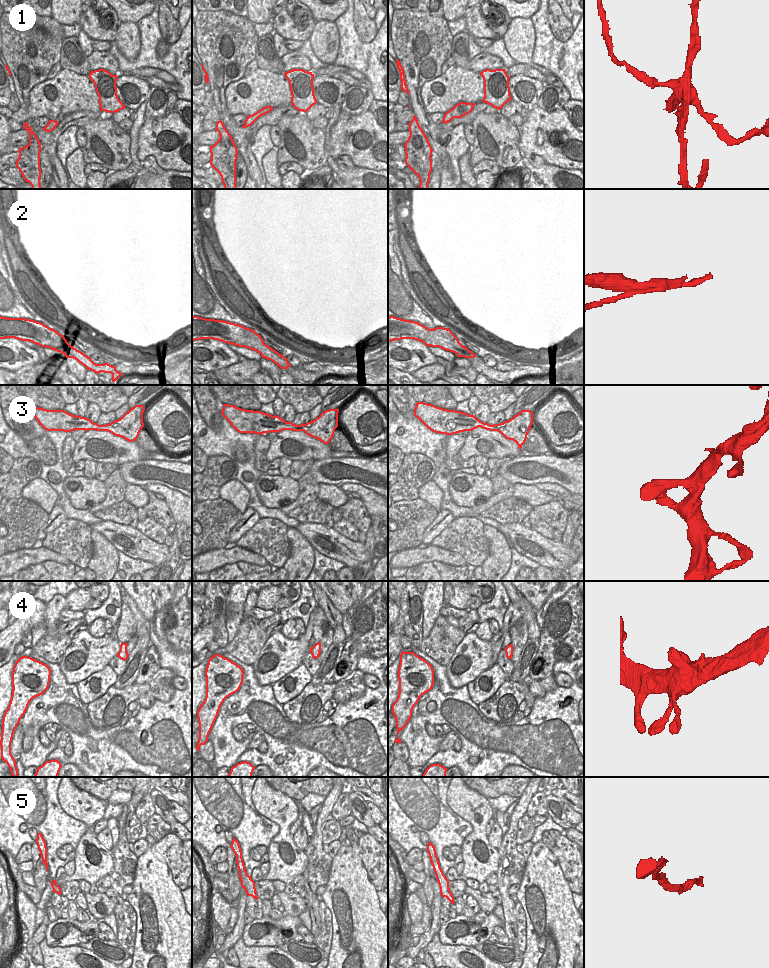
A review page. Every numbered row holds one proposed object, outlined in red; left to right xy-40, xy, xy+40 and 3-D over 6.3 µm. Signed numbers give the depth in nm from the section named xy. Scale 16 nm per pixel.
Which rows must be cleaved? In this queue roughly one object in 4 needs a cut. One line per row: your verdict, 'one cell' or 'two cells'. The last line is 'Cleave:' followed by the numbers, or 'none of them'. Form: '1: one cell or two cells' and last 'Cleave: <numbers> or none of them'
1: two cells
2: two cells
3: one cell
4: one cell
5: one cell
Cleave: 1, 2

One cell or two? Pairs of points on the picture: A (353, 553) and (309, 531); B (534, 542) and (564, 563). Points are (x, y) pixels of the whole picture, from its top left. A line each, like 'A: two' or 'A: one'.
A: one
B: one

